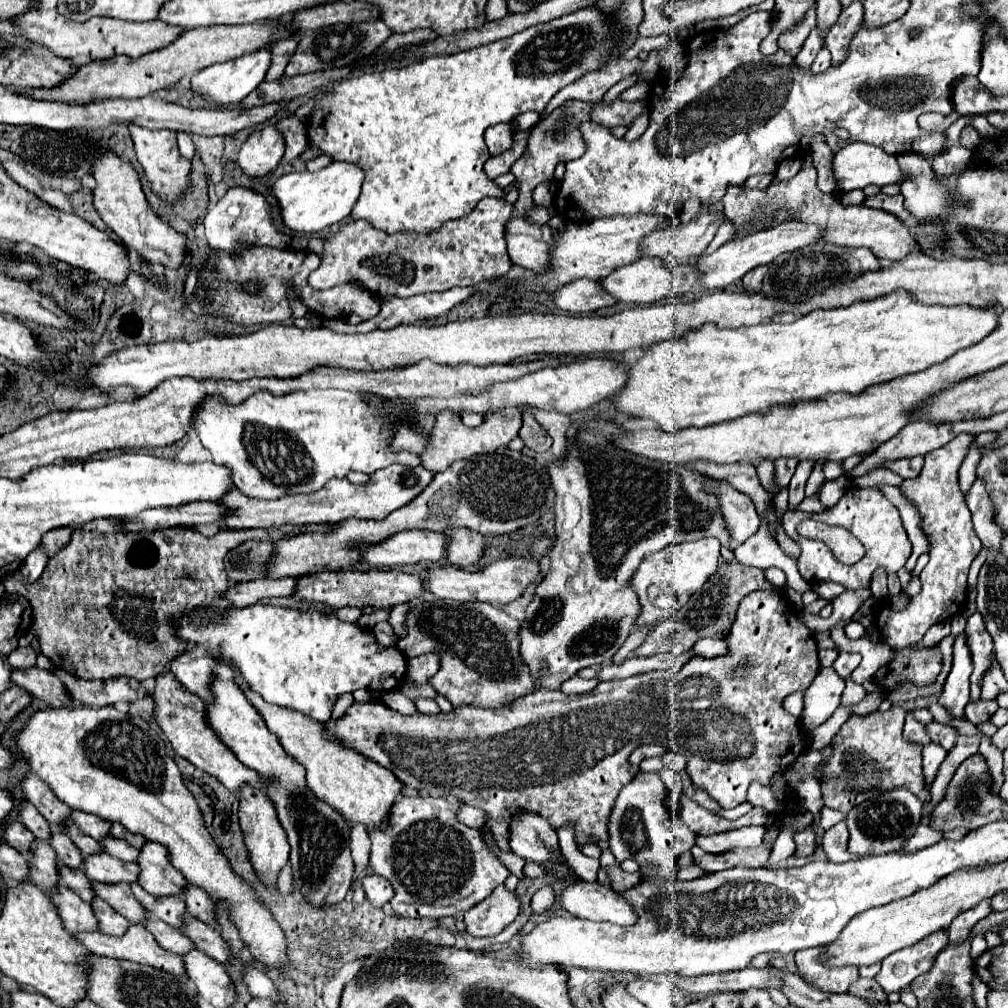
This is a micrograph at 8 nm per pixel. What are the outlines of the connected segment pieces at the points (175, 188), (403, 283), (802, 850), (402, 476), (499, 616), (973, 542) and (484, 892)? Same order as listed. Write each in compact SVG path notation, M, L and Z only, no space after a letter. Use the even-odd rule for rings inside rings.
M129 127L133 143L135 143L135 155L145 171L145 179L151 183L151 191L159 195L159 199L167 205L175 205L183 193L189 189L189 173L191 163L181 157L177 149L177 137L173 131L149 131L145 127Z
M483 199L469 215L445 223L435 235L387 235L375 231L367 221L349 221L325 241L321 265L309 275L309 285L313 289L331 289L359 281L377 299L385 299L413 297L425 291L447 291L451 287L481 283L483 279L499 279L511 269L503 239L503 227L511 219L511 211L513 205L505 199Z
M797 831L795 837L793 837L795 843L797 843L797 851L795 851L795 855L797 855L797 857L811 855L811 853L817 849L815 837L817 837L817 835L799 835L799 831Z
M391 465L383 471L371 475L367 487L353 485L347 479L331 479L323 491L311 495L287 495L275 501L259 501L245 497L237 487L231 487L227 495L223 495L223 507L227 507L227 517L217 523L219 529L253 529L253 527L281 527L285 523L291 525L307 525L307 523L341 523L345 519L385 519L391 511L407 505L415 499L433 479L433 473L425 467L403 467Z
M431 601L413 607L407 615L409 635L399 639L397 647L407 657L427 651L439 651L443 667L429 679L429 685L451 701L453 707L509 707L515 699L537 689L535 677L519 655L521 623L489 603Z
M961 433L945 447L927 453L921 473L913 479L903 479L903 483L897 485L901 493L917 507L917 513L921 517L921 529L929 539L931 559L927 567L921 571L921 585L923 585L921 593L917 597L911 597L903 611L893 611L889 601L885 599L877 603L875 625L881 633L881 641L897 651L895 659L879 667L879 671L875 673L875 681L885 691L903 687L905 685L903 681L921 687L935 683L937 675L941 673L941 653L937 647L917 649L917 643L923 639L929 627L953 619L967 601L967 573L971 561L981 551L981 543L971 527L969 507L965 505L963 495L959 495L957 471L969 451L971 441L973 441L971 433Z
M399 797L389 811L387 823L369 831L371 839L369 867L371 871L377 871L377 875L389 879L389 883L393 885L395 897L391 899L391 907L399 917L441 919L447 915L459 915L461 905L465 903L467 897L471 897L471 907L475 907L509 877L509 871L503 867L503 863L487 851L483 843L483 831L471 829L457 819L457 811L461 805L463 803L459 801L455 809L445 797ZM411 883L415 885L415 895L407 887Z

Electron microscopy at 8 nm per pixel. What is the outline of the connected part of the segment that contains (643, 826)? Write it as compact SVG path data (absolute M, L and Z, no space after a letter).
M641 771L623 791L619 791L619 797L615 799L615 805L613 805L609 821L607 821L609 849L615 855L615 859L619 863L625 859L633 859L635 863L645 867L643 879L651 881L651 883L673 883L673 881L677 881L677 877L679 877L679 865L677 865L679 851L689 851L695 845L695 835L691 831L687 831L687 827L681 827L679 823L675 823L671 819L671 815L667 813L667 807L665 807L667 797L669 797L669 793L665 789L663 781L659 779L659 775Z

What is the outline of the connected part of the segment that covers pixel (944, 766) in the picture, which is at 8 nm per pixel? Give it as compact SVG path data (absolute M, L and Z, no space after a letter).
M959 735L955 747L947 753L945 761L941 763L941 767L939 767L939 771L937 771L937 775L935 775L935 779L933 779L933 783L931 783L931 787L929 787L931 799L929 799L929 803L925 803L925 807L923 807L923 815L925 815L925 817L933 811L933 807L935 807L939 801L943 801L945 789L947 789L947 785L949 785L953 773L957 771L957 767L959 767L969 755L975 755L975 753L977 753L979 741L981 741L979 737L965 737L965 735Z

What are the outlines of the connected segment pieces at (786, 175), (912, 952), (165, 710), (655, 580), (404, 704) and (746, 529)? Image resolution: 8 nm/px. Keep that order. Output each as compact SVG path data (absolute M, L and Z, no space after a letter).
M785 159L785 161L779 165L775 177L777 177L779 181L787 181L787 179L795 177L795 175L799 173L799 169L801 169L801 161L799 161L799 159Z
M937 931L913 947L905 947L903 951L891 953L887 959L883 959L883 967L877 973L875 981L883 987L885 993L903 991L915 977L923 975L933 967L935 957L943 947L947 947L949 939L945 931Z
M165 671L155 681L157 681L155 691L153 691L153 699L155 699L155 721L163 729L163 733L169 739L173 751L177 755L185 757L187 761L191 761L201 771L217 777L233 793L237 793L243 783L249 783L251 787L259 787L261 789L263 785L259 783L259 775L255 775L255 771L251 771L249 767L245 767L229 751L229 747L225 747L225 743L217 737L217 733L209 727L207 713L205 713L205 701L199 699L197 695L189 693L175 679L175 675L171 671Z
M699 539L691 543L669 545L657 553L647 555L631 579L631 587L639 595L641 603L641 615L637 619L637 625L655 625L657 621L671 617L675 613L677 599L683 599L685 605L687 599L695 591L699 591L703 583L707 583L707 579L717 571L721 557L719 551L721 545L717 539Z
M395 689L395 691L391 691L391 693L385 693L385 695L383 695L383 701L385 701L393 711L397 711L397 713L401 713L401 715L415 715L415 713L419 713L417 707L415 707L415 703L413 703L411 699L407 699L399 689Z
M711 481L709 487L715 489L721 499L721 511L727 519L731 541L737 545L745 543L759 529L759 515L755 511L753 501L745 493L733 489L729 483Z

